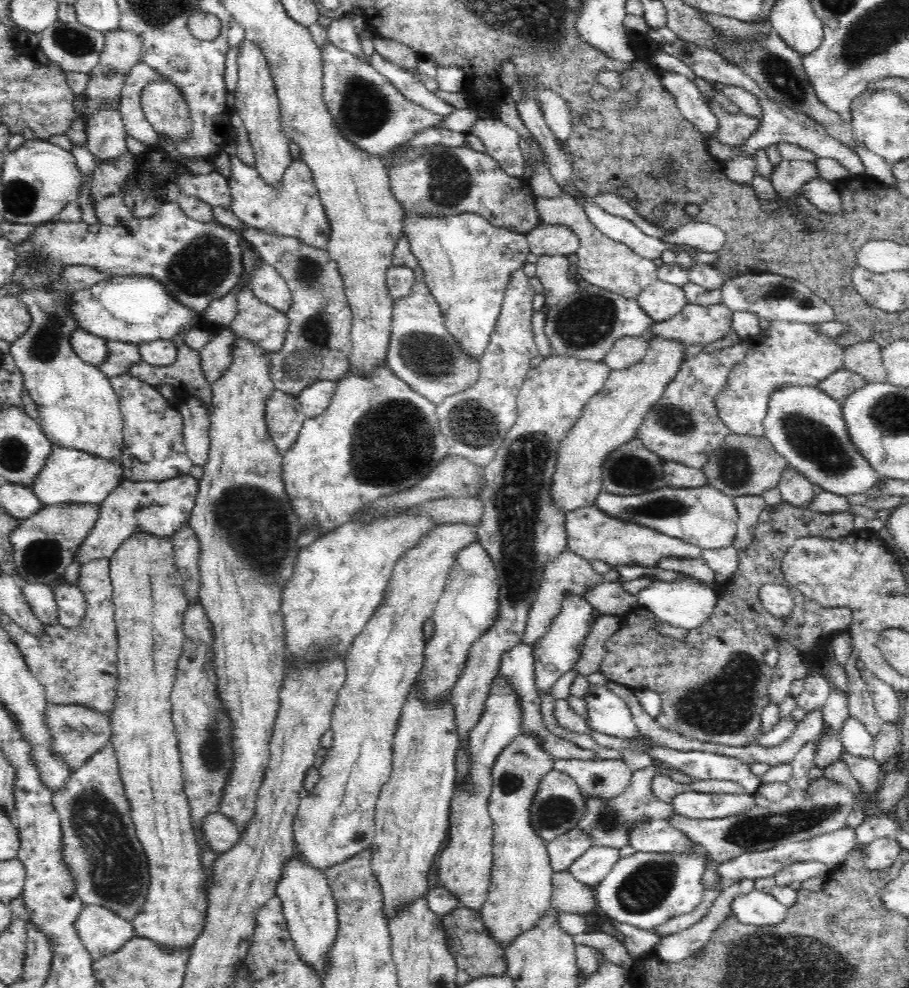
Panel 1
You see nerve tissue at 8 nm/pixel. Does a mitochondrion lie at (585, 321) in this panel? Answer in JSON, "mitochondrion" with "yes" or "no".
{"mitochondrion":"yes"}

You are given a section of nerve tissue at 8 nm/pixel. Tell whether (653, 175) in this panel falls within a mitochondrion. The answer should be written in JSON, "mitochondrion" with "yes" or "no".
{"mitochondrion":"yes"}

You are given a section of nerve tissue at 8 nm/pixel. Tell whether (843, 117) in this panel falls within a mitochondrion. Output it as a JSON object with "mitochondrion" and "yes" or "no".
{"mitochondrion":"no"}

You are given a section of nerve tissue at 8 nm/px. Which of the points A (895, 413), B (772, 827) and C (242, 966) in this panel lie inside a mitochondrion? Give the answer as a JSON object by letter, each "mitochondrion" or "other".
{"A":"mitochondrion","B":"mitochondrion","C":"other"}

